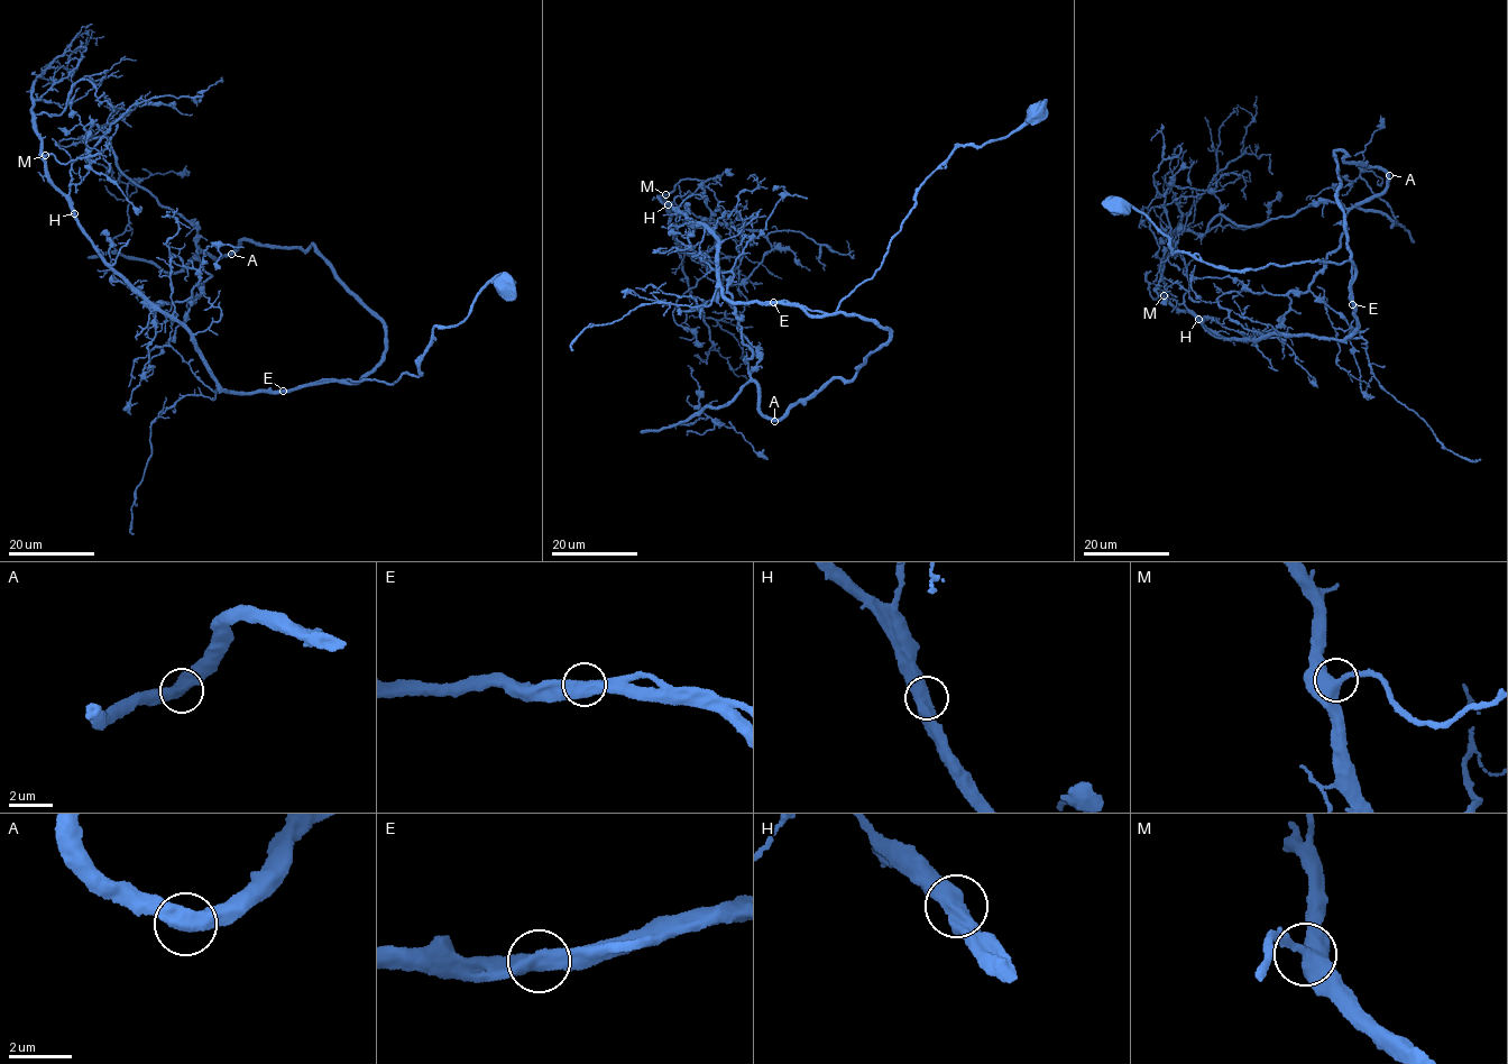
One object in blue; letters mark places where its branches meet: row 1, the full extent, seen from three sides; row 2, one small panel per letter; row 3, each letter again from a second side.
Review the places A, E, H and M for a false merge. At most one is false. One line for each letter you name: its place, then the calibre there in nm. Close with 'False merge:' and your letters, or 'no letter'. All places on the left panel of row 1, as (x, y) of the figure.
False merge: no letter

